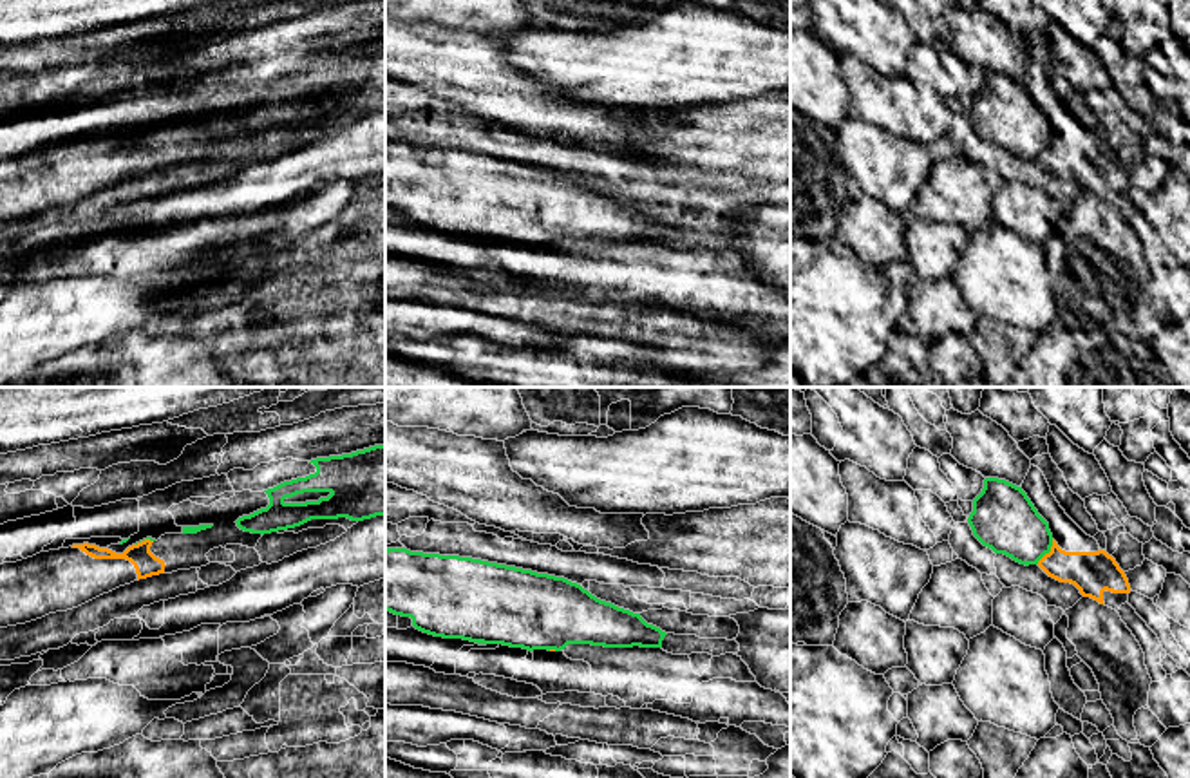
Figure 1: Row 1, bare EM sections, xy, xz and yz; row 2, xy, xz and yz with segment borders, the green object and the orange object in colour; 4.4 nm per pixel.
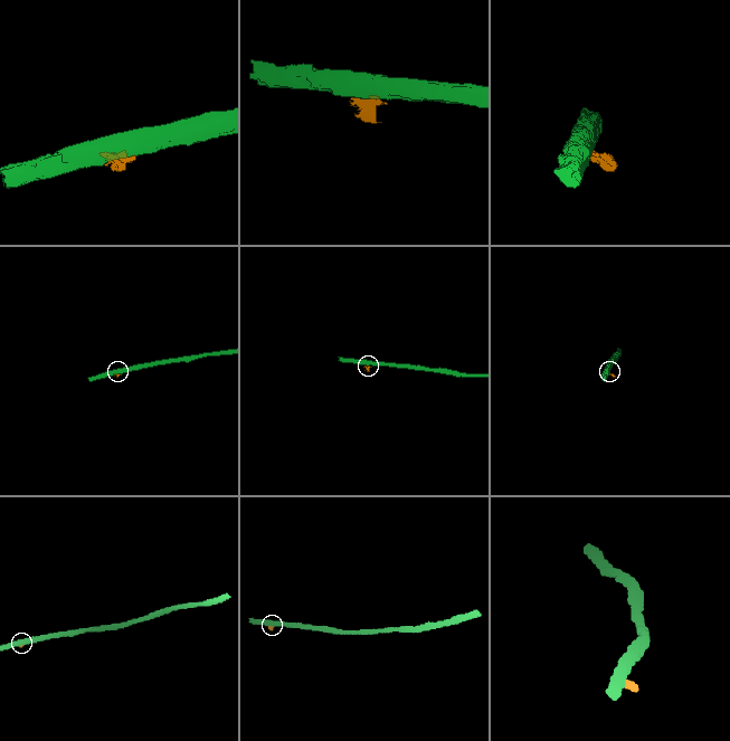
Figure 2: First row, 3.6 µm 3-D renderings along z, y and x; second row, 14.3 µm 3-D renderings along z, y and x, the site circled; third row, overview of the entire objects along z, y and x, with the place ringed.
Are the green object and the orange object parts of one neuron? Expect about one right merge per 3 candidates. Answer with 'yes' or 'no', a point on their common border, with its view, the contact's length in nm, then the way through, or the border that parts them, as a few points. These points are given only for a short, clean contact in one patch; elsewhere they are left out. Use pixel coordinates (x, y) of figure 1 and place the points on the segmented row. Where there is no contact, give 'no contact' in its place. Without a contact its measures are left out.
no; contact yz (1048, 552); length 130 nm; border yz (1053, 540), (1051, 549), (1037, 563)

